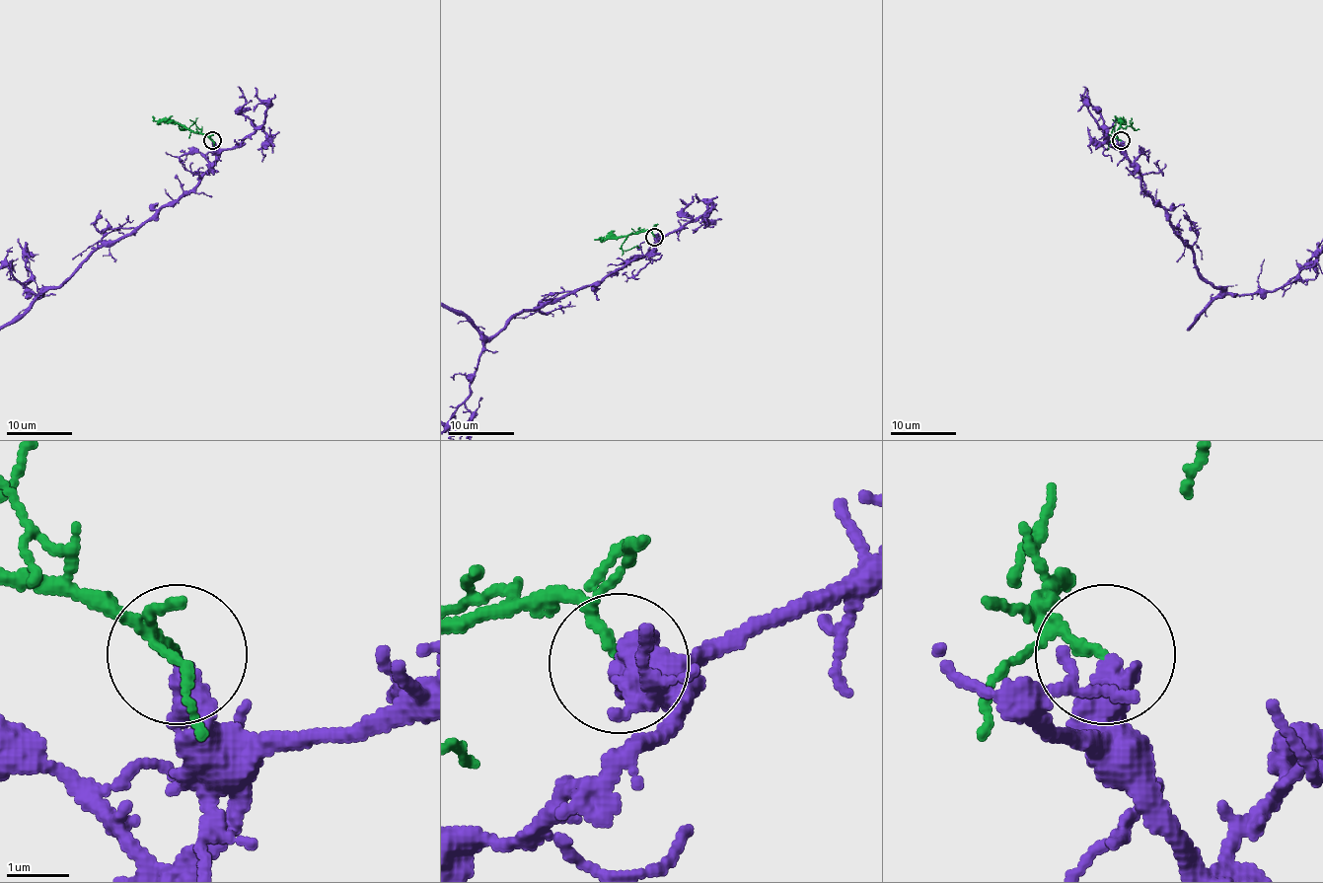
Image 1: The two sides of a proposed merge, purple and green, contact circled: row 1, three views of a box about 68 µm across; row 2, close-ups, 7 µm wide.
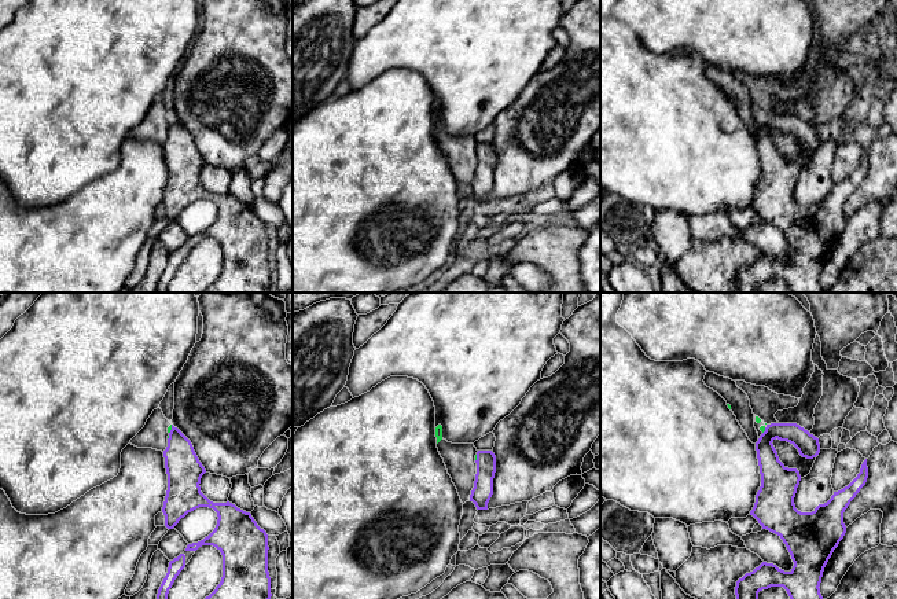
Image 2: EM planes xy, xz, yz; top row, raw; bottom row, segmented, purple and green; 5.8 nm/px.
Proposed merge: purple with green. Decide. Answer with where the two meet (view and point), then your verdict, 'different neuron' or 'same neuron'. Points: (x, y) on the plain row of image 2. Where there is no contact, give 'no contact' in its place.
xy (172, 121) | different neuron

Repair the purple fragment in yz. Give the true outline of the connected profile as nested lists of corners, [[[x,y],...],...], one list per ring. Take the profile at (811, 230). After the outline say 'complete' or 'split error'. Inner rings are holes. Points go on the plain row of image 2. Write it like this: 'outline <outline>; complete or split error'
outline [[[771,115],[756,135],[761,179],[753,207],[762,221],[777,227],[786,236],[794,258],[790,264],[762,254],[736,273],[736,293],[758,293],[758,284],[783,279],[791,293],[824,293],[820,275],[824,260],[846,225],[843,205],[868,170],[867,151],[857,169],[812,205],[795,201],[801,173],[797,161],[786,159],[773,139],[775,132],[793,136],[799,147],[813,151],[820,144],[819,131],[797,115]]]; complete

